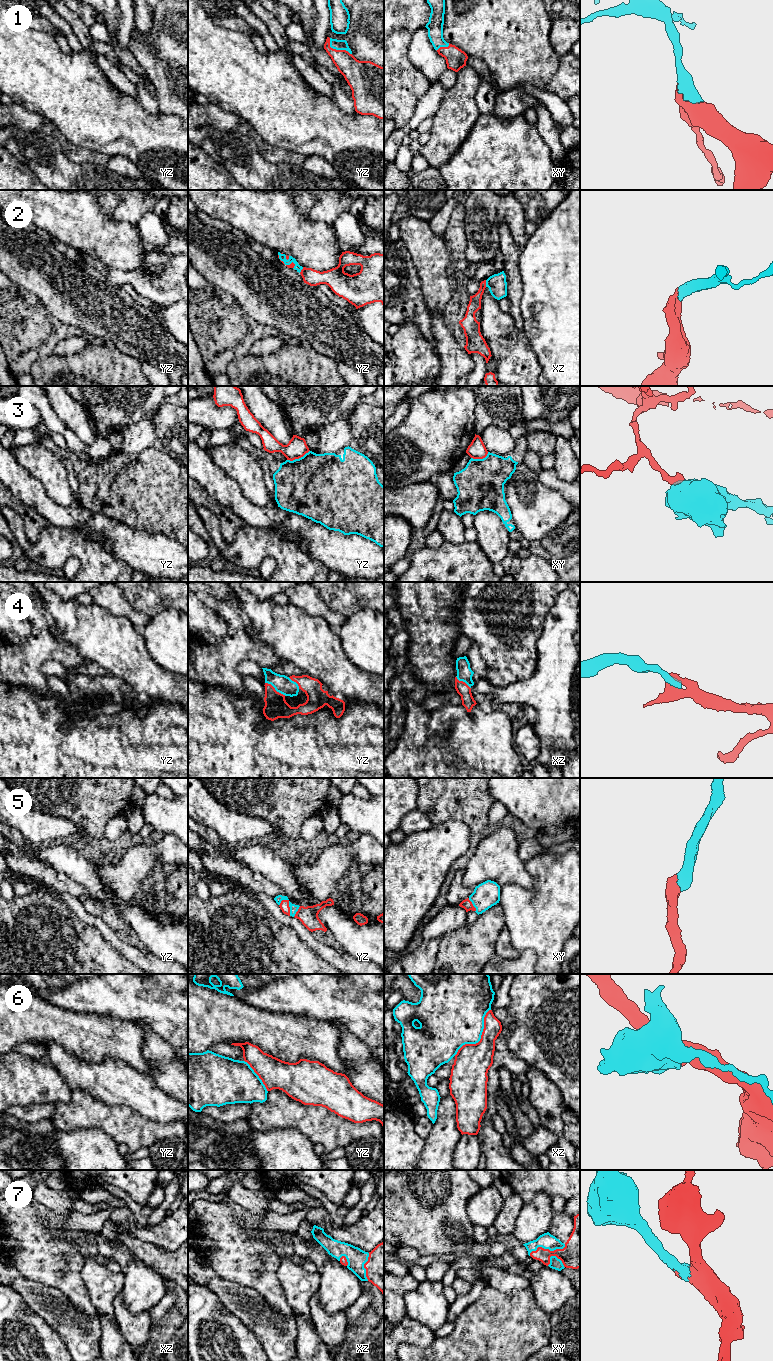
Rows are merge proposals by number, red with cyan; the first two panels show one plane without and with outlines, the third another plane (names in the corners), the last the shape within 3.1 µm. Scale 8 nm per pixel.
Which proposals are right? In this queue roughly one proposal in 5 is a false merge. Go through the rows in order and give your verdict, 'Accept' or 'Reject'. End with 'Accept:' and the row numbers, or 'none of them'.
1: Accept
2: Accept
3: Reject
4: Accept
5: Accept
6: Reject
7: Accept
Accept: 1, 2, 4, 5, 7

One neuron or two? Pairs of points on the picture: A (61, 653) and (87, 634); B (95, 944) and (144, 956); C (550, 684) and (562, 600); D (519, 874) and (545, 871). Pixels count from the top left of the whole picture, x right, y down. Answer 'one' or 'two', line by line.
A: two
B: two
C: one
D: two

